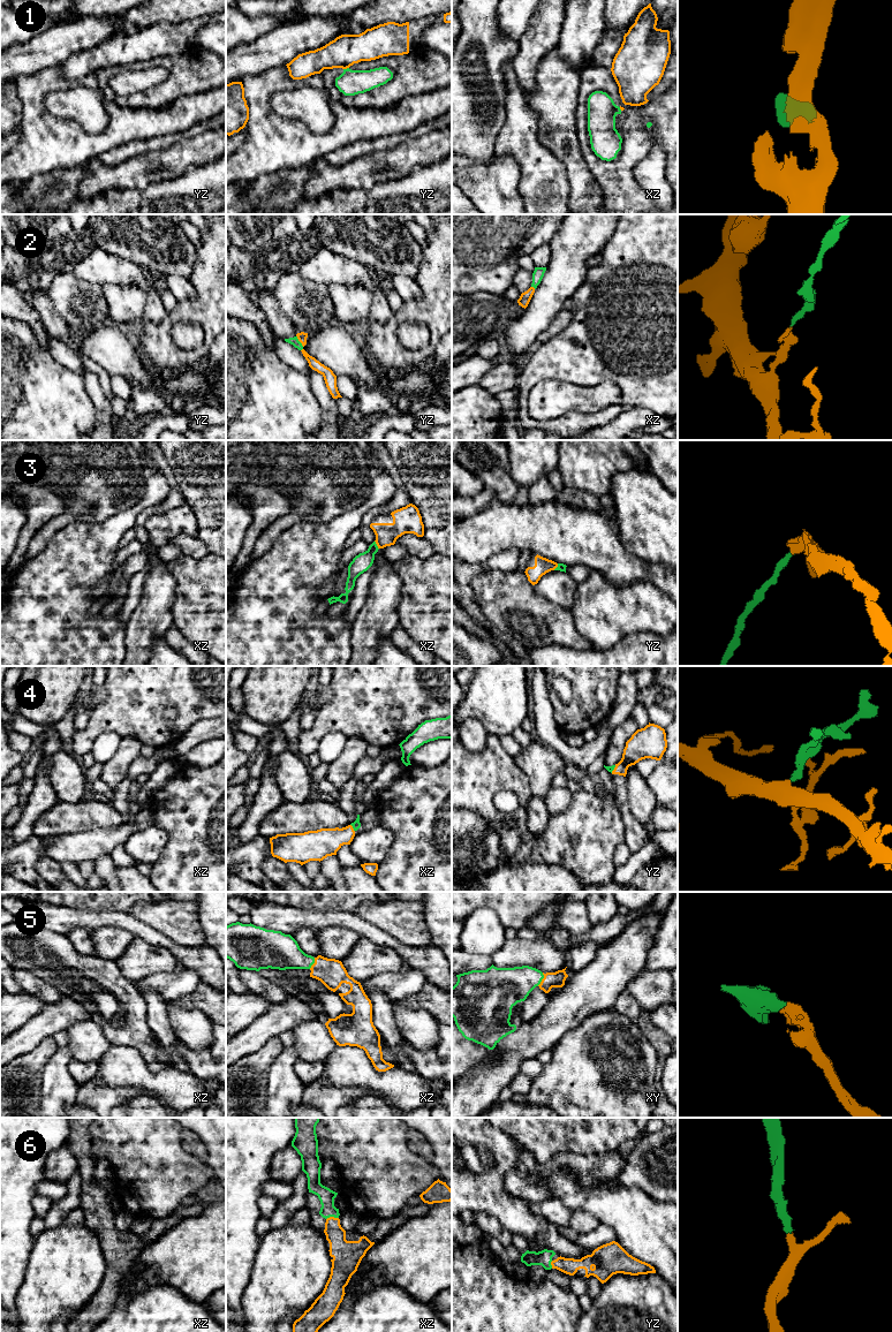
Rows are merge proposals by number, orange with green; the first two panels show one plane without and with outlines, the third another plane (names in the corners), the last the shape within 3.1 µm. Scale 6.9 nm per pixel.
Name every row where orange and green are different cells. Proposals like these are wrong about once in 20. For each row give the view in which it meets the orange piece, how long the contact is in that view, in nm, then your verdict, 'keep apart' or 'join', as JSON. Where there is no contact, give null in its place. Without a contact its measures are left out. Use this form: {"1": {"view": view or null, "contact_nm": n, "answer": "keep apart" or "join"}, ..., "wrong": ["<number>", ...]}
{"1": {"view": "yz", "contact_nm": 40, "answer": "join"}, "2": {"view": "yz", "contact_nm": 90, "answer": "join"}, "3": {"view": "xz", "contact_nm": 70, "answer": "join"}, "4": {"view": "xz", "contact_nm": 60, "answer": "join"}, "5": {"view": "xy", "contact_nm": 100, "answer": "join"}, "6": {"view": "xz", "contact_nm": 90, "answer": "join"}, "wrong": []}

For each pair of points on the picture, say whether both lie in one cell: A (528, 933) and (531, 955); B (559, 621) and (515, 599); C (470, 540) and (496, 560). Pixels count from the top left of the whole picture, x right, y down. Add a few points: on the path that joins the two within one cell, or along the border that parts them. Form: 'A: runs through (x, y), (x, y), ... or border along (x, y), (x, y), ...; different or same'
A: border along (518, 936), (523, 938), (549, 938); different
B: runs through (549, 619), (526, 610); same
C: border along (518, 550), (503, 550), (493, 554), (485, 565); different

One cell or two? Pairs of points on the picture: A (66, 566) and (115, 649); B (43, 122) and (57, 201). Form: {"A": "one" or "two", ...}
{"A": "one", "B": "two"}

